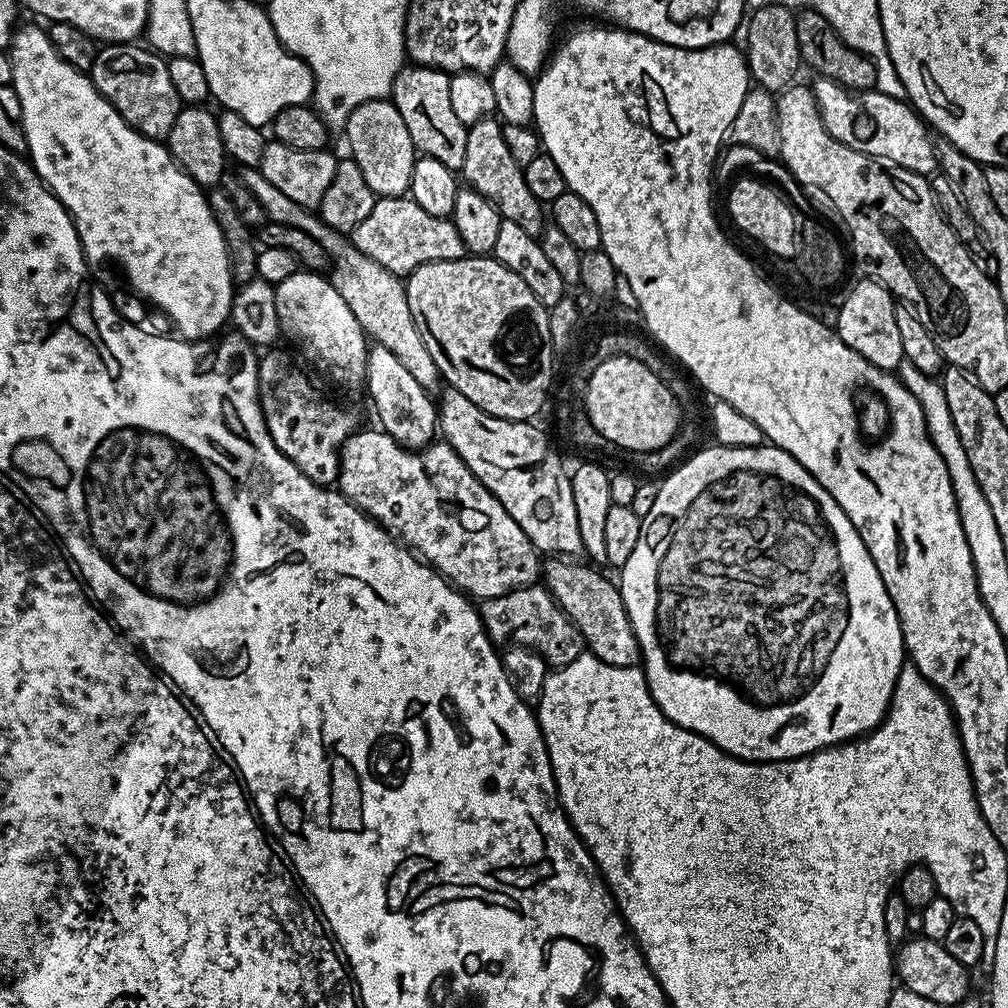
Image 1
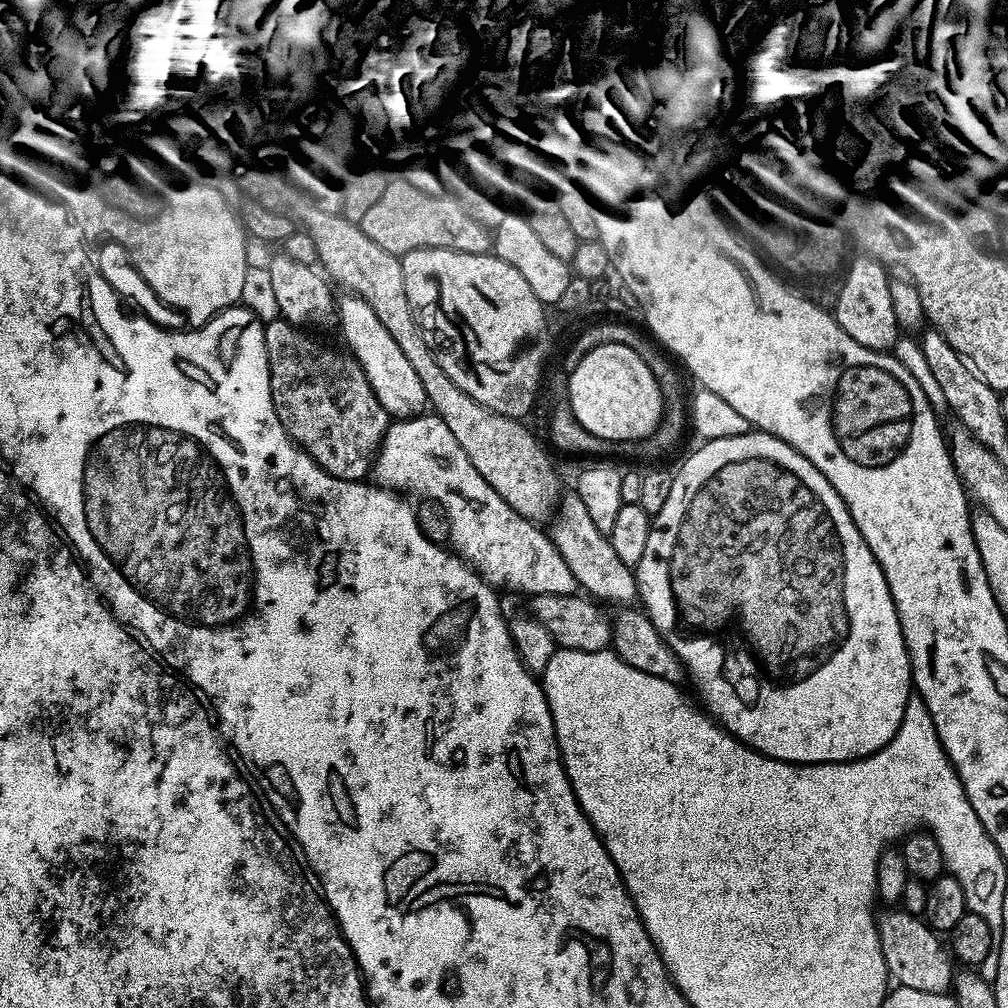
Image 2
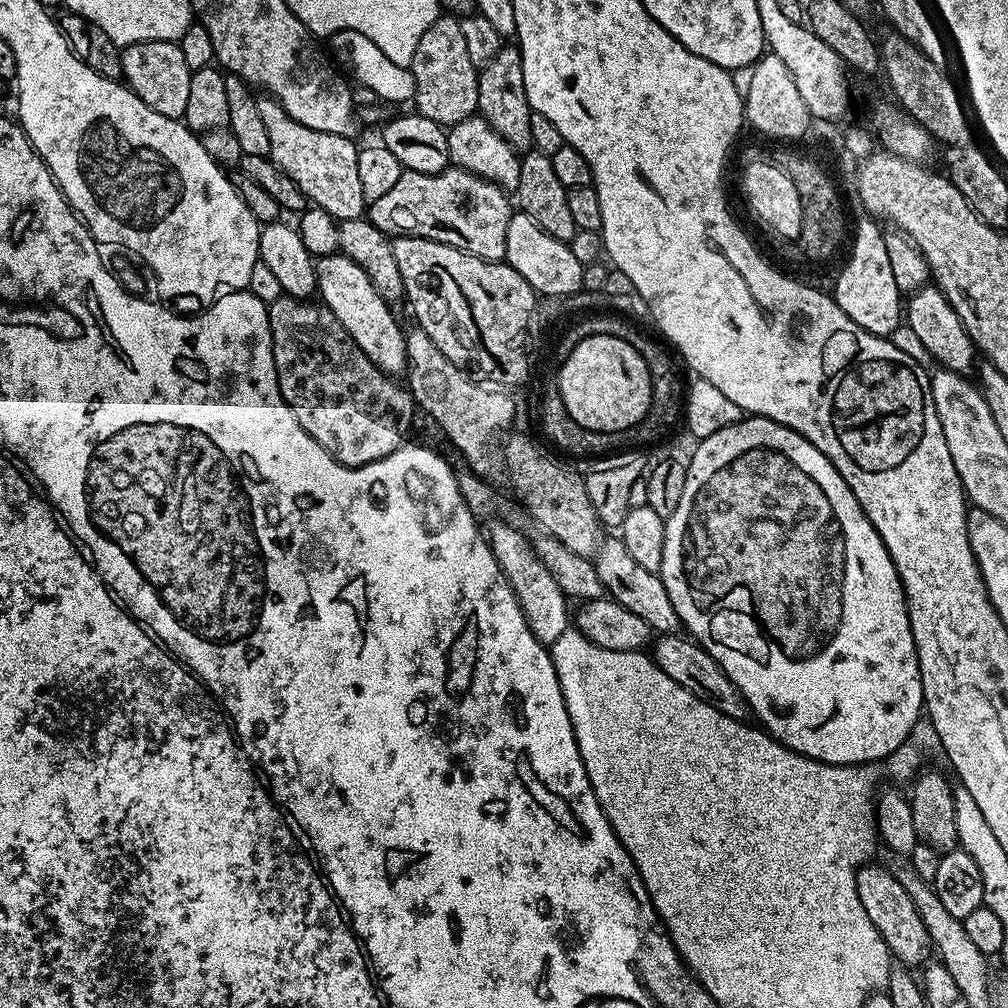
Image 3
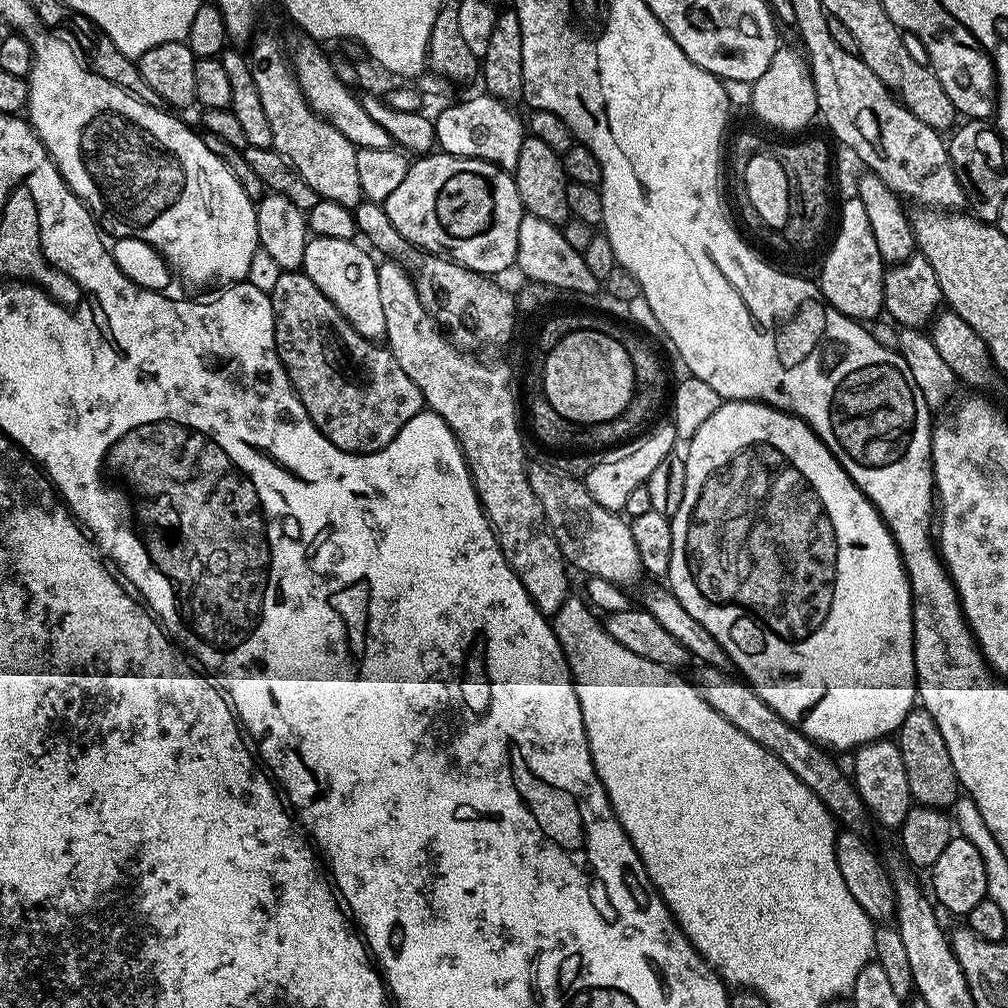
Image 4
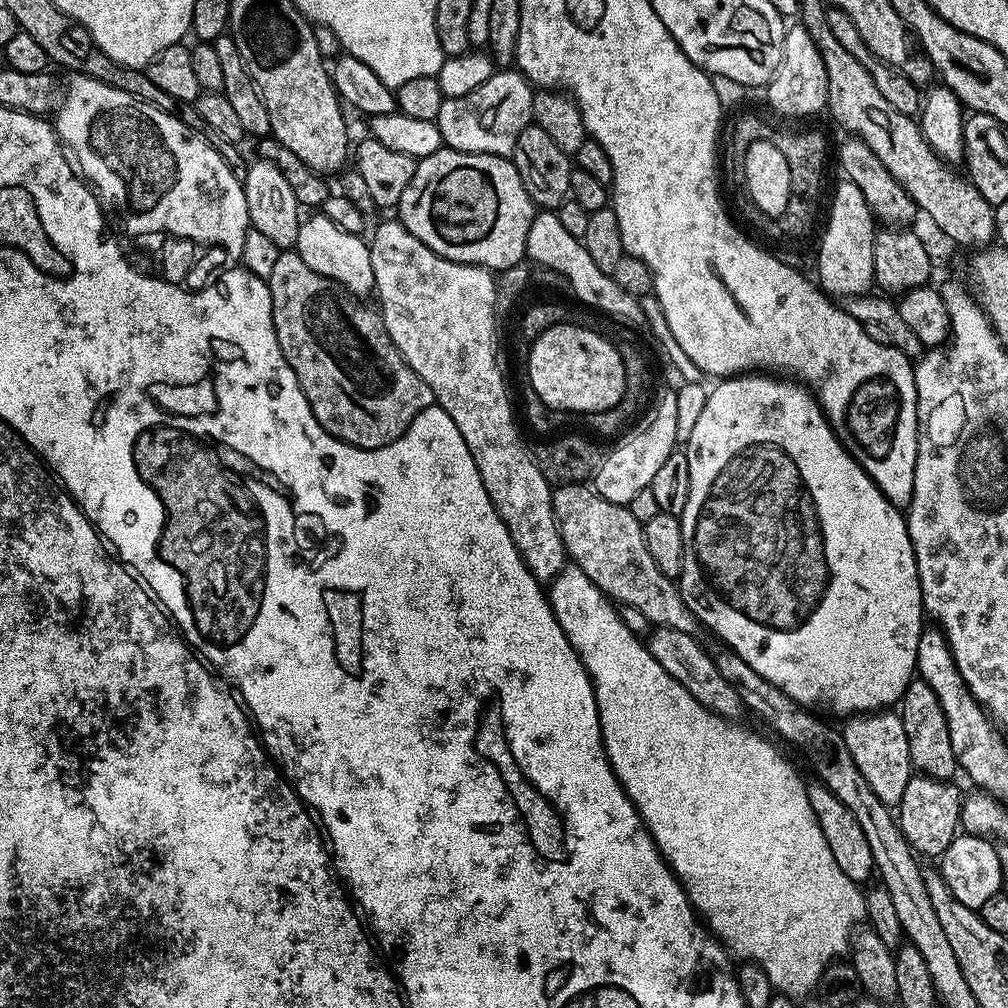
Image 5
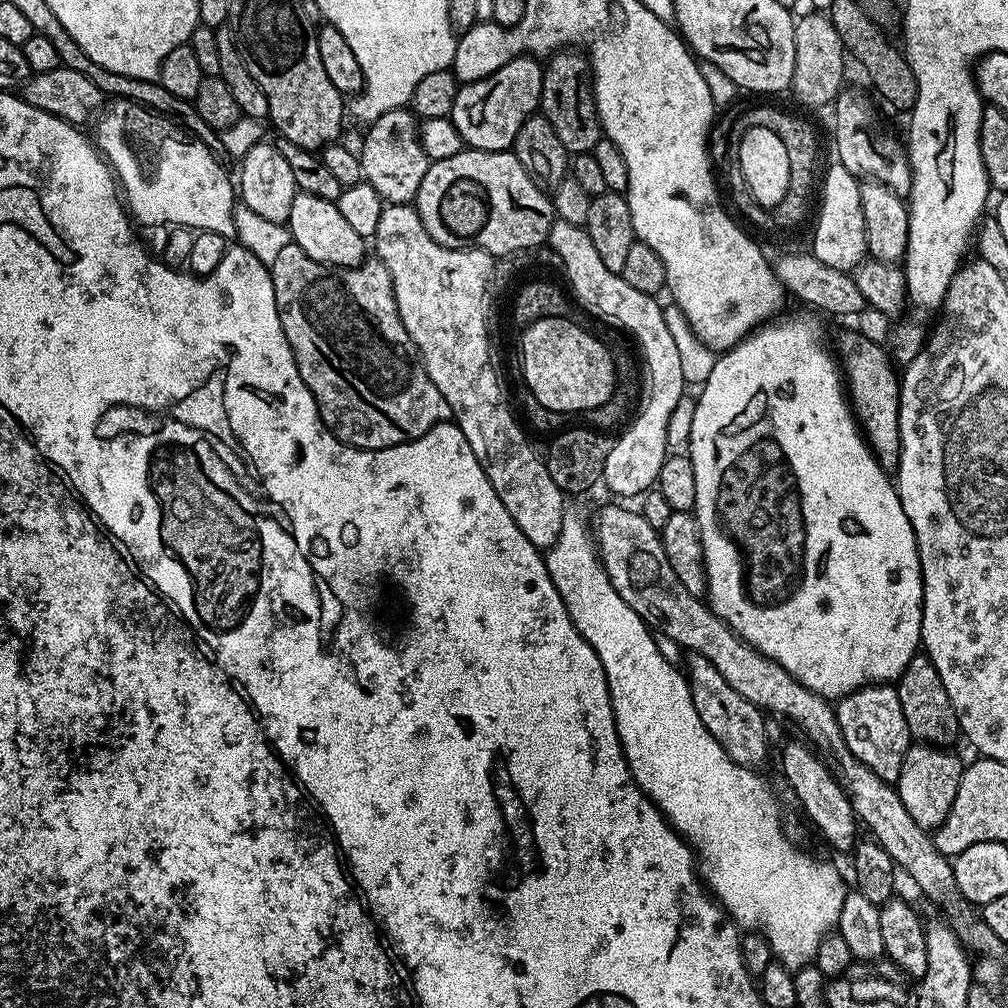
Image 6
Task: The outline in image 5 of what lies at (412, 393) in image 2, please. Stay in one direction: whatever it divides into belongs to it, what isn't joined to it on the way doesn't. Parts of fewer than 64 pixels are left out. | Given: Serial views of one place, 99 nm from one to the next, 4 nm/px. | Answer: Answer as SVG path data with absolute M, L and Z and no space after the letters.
M323 214L309 216L312 217L301 223L294 251L300 255L302 262L306 262L306 266L310 266L310 270L330 278L357 298L367 297L367 292L371 293L376 286L374 266L370 266L369 241L364 236L346 234L342 226L334 226L334 222Z

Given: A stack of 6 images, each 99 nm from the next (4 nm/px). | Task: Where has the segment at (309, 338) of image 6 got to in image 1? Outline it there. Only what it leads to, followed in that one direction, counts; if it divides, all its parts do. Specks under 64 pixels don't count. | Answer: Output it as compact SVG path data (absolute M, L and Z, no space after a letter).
M268 350L259 357L258 394L260 409L274 438L274 446L310 478L310 482L332 486L337 483L340 474L340 452L348 436L357 431L356 416L348 408L327 400L312 385L312 380L292 361L288 352Z

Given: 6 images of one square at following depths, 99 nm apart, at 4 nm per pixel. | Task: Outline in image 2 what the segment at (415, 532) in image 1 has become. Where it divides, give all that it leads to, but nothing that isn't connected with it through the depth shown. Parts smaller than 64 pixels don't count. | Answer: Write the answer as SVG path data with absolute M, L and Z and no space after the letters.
M426 412L418 416L414 416L406 420L396 420L392 423L389 423L387 432L384 435L382 443L380 443L380 449L376 453L373 461L373 466L370 470L371 477L373 481L380 485L380 487L390 488L395 492L403 492L409 494L408 492L414 492L416 494L430 494L431 498L438 502L446 512L446 518L448 520L448 528L450 530L450 542L449 545L451 549L456 552L461 559L467 561L471 564L472 568L475 569L477 573L486 581L487 584L492 587L503 590L503 588L510 588L518 592L526 592L528 596L541 595L545 596L546 594L566 594L567 596L575 595L579 591L579 584L577 579L574 578L574 574L571 573L570 568L566 564L566 560L562 558L562 554L557 550L557 547L554 546L549 533L541 528L535 521L528 520L524 516L518 514L512 506L510 506L501 495L498 494L492 486L480 474L478 470L475 470L474 464L470 462L470 458L466 455L466 450L462 448L458 443L458 438L454 436L450 431L450 426L446 425L446 422L441 420L440 416L432 412Z

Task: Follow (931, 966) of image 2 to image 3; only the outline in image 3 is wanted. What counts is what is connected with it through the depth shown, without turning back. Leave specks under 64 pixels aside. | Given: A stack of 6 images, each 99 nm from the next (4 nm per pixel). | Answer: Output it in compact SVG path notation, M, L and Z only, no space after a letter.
M883 866L868 867L861 867L856 874L858 898L862 902L862 910L866 910L866 918L870 918L870 922L874 922L874 926L880 931L880 937L886 942L889 953L901 965L923 965L928 956L927 952L930 952L930 943L926 927L923 926L922 918L918 916L910 896L887 868Z

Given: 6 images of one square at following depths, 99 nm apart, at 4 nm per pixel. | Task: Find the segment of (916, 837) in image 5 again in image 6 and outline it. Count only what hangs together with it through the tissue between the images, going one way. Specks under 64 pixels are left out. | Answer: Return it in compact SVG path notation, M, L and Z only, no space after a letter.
M919 742L909 746L902 758L902 774L895 785L910 818L914 818L918 826L926 830L939 828L954 802L954 794L958 794L958 782L965 767L965 761L960 761L947 747Z

